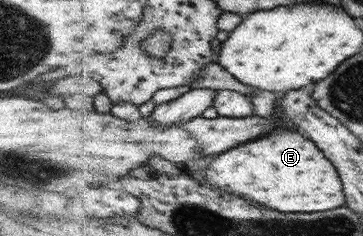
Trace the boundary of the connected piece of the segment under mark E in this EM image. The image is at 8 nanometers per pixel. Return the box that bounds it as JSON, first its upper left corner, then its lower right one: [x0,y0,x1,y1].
[197,129,346,213]

